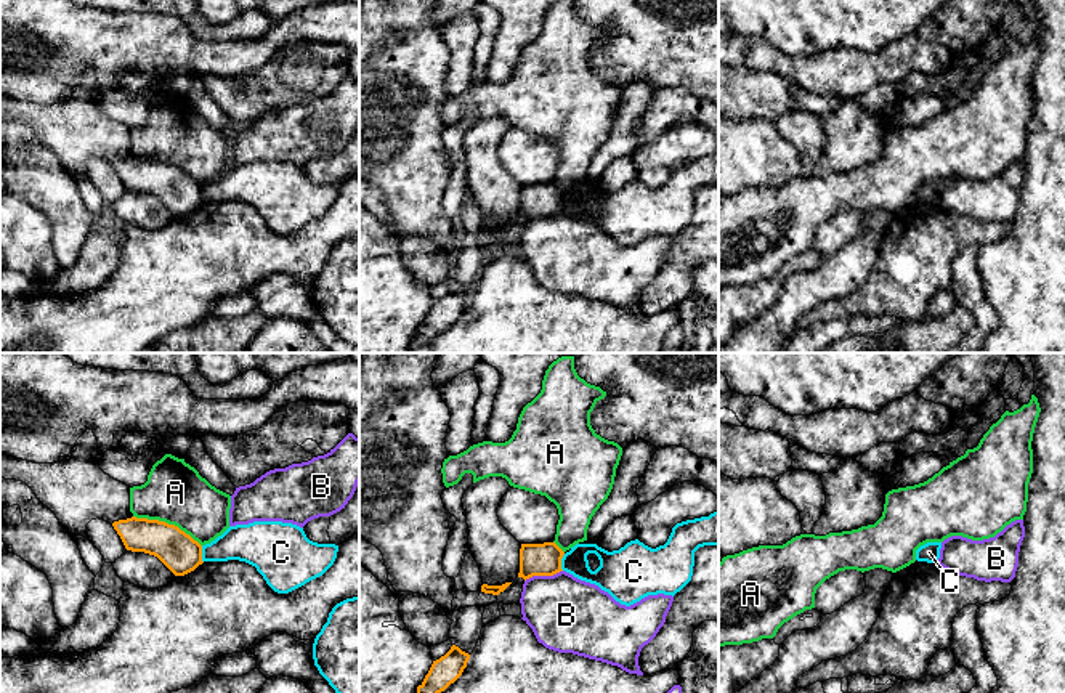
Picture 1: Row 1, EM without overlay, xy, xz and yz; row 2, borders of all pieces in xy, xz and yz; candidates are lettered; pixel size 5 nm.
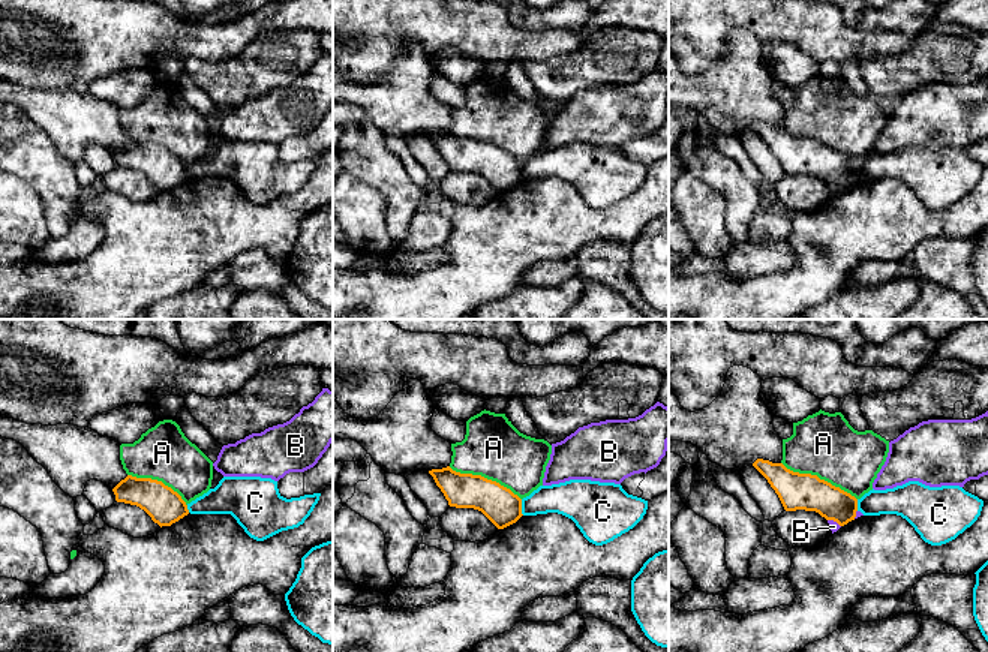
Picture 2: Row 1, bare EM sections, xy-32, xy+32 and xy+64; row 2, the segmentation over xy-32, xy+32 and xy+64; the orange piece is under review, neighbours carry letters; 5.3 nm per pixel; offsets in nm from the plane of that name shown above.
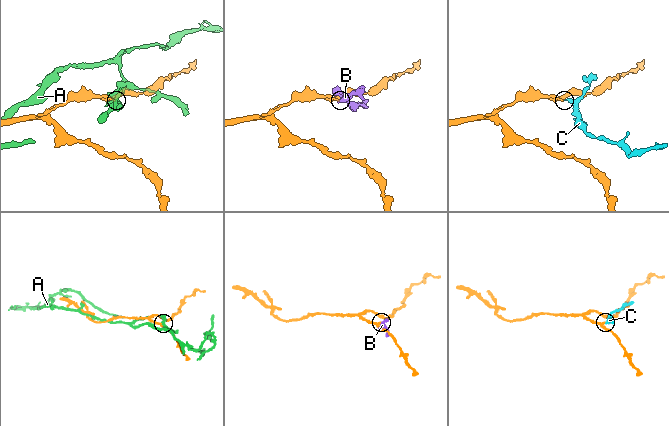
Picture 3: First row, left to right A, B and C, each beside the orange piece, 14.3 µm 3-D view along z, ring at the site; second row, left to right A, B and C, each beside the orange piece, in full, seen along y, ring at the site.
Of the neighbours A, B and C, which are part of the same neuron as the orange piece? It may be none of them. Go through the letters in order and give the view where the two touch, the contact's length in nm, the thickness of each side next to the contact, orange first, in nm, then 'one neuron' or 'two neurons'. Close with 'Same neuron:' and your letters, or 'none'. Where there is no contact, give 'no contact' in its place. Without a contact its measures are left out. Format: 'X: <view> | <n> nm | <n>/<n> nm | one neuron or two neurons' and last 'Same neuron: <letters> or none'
A: xy | 380 nm | 190/300 nm | two neurons
B: xz | 200 nm | 160/380 nm | two neurons
C: xz | 90 nm | 160/140 nm | two neurons
Same neuron: none

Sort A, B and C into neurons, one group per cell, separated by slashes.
A / B / C

